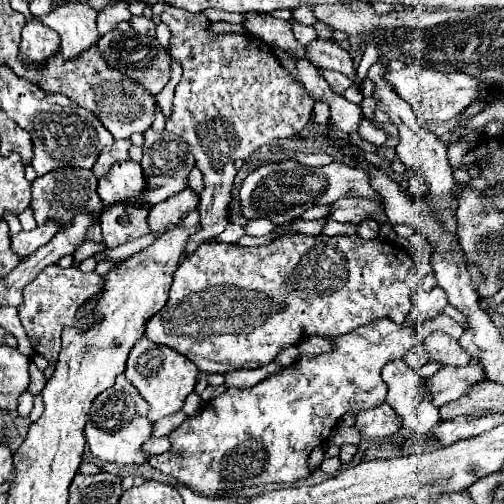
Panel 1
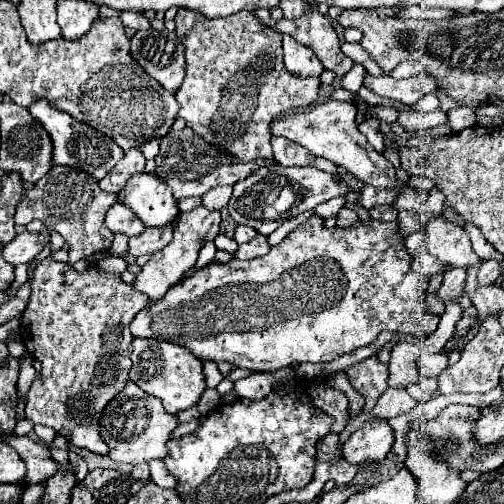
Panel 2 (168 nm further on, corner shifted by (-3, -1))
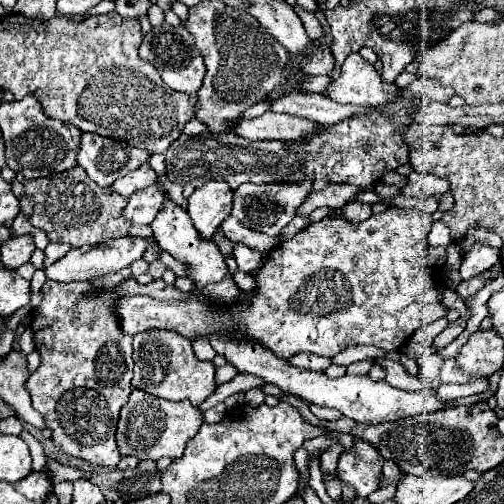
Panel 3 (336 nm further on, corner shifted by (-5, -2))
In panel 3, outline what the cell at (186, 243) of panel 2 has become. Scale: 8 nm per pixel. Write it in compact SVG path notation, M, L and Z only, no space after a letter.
M209 181L189 197L189 217L203 239L211 239L219 223L229 217L233 207L233 189L225 181Z

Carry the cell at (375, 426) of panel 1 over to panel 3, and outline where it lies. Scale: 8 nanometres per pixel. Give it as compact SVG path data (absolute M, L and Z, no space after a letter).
M359 439L355 441L355 447L351 451L345 451L339 457L337 477L341 479L341 483L351 485L359 497L367 497L379 489L381 465L383 459L377 449Z

